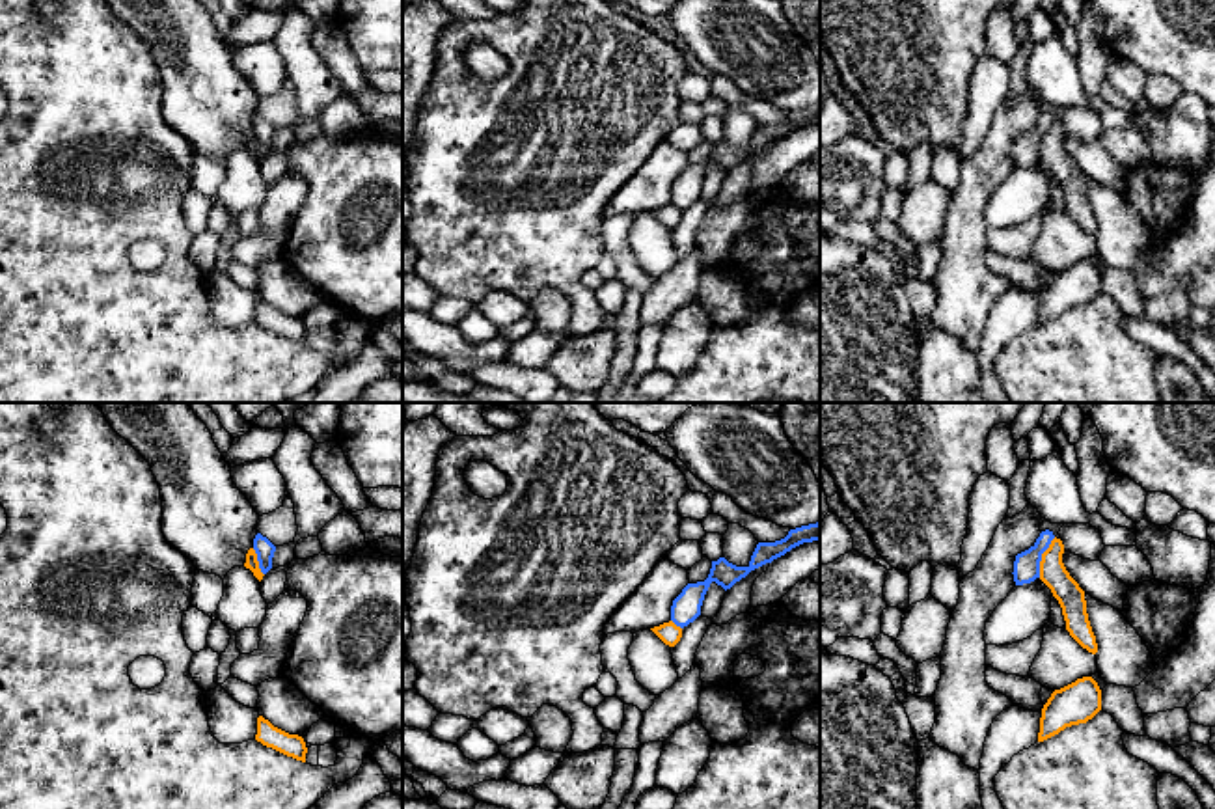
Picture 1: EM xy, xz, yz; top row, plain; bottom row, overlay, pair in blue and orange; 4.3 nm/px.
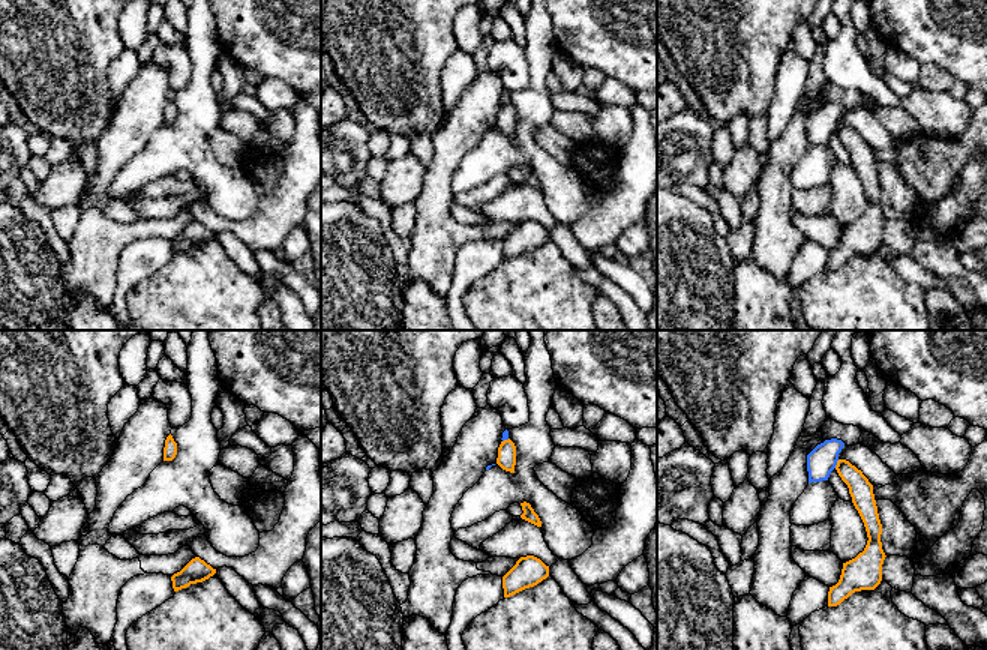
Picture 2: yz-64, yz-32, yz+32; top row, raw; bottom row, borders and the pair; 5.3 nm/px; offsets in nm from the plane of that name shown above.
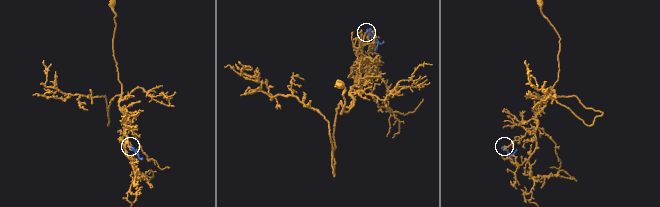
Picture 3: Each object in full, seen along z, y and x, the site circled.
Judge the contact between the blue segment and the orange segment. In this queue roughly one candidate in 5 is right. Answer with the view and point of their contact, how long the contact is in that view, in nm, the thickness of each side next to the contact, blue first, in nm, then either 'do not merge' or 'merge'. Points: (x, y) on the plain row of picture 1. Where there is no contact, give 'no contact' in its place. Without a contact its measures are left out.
meets blue in yz at (1040, 140); contact 190 nm long; 110 nm thick on the blue side, 120 nm on the other; do not merge

